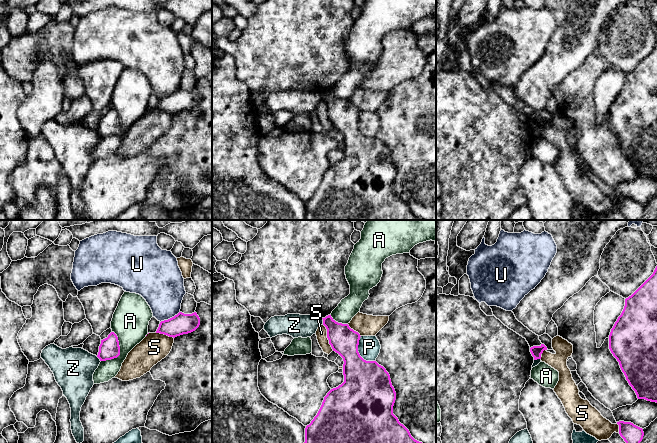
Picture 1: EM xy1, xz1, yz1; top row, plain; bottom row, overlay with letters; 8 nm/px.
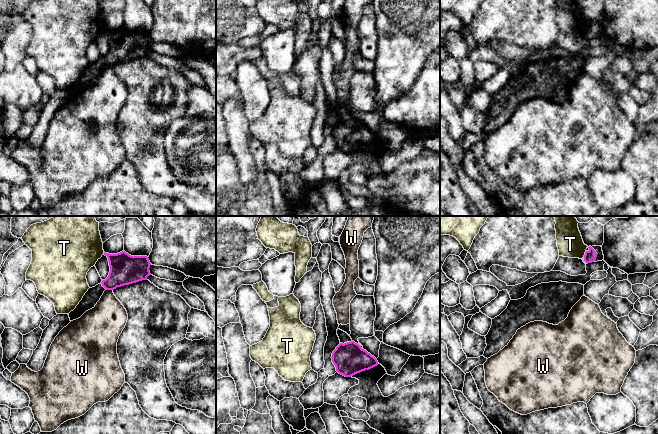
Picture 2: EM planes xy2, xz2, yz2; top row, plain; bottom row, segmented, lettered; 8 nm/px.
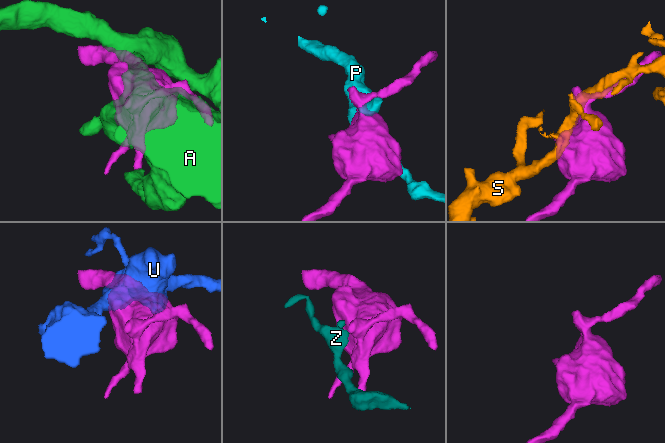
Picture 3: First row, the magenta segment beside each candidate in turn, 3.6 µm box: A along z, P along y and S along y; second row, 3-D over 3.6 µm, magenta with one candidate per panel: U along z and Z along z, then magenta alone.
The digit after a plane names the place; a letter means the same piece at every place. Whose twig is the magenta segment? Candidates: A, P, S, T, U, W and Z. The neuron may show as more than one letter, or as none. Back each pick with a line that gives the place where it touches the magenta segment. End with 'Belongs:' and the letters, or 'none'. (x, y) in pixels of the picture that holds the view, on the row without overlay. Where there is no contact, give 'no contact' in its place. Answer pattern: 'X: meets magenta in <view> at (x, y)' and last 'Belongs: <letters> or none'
Belongs: none

